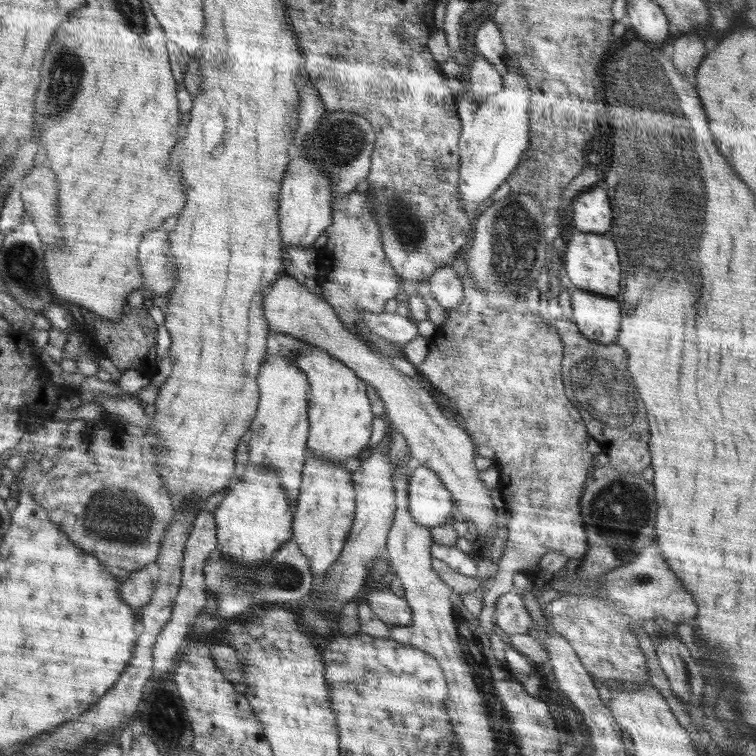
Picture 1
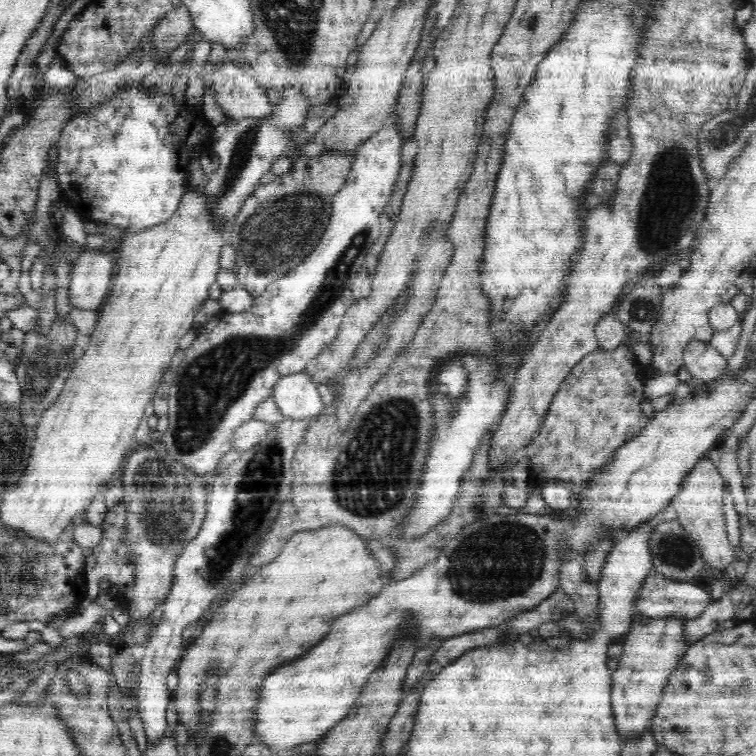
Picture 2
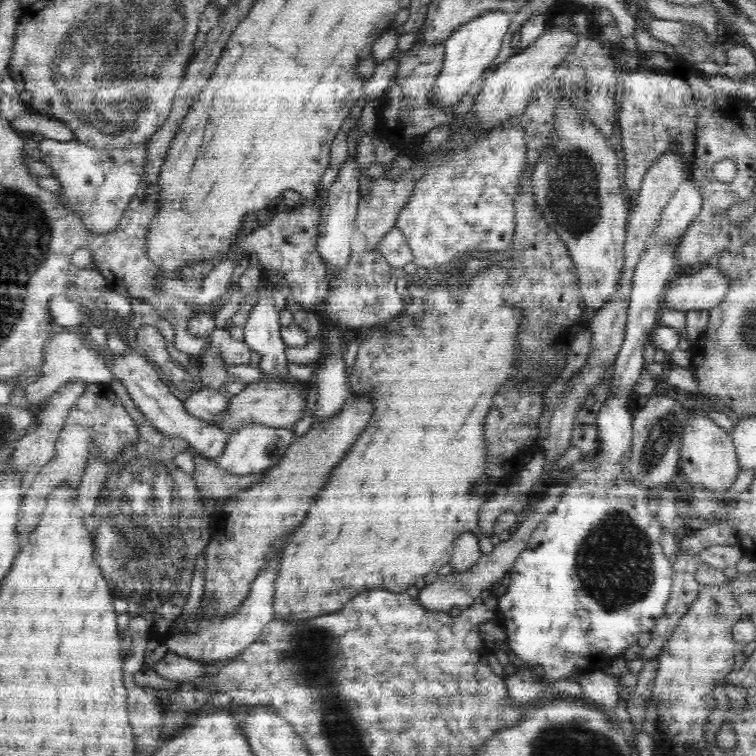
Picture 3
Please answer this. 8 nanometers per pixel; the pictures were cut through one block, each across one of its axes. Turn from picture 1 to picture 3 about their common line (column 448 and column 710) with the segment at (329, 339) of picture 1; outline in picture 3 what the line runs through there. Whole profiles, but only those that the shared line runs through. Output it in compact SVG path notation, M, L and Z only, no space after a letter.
M704 415L691 416L682 432L679 450L684 485L703 486L716 494L724 494L732 488L740 474L740 463L732 434L725 432L716 422Z

